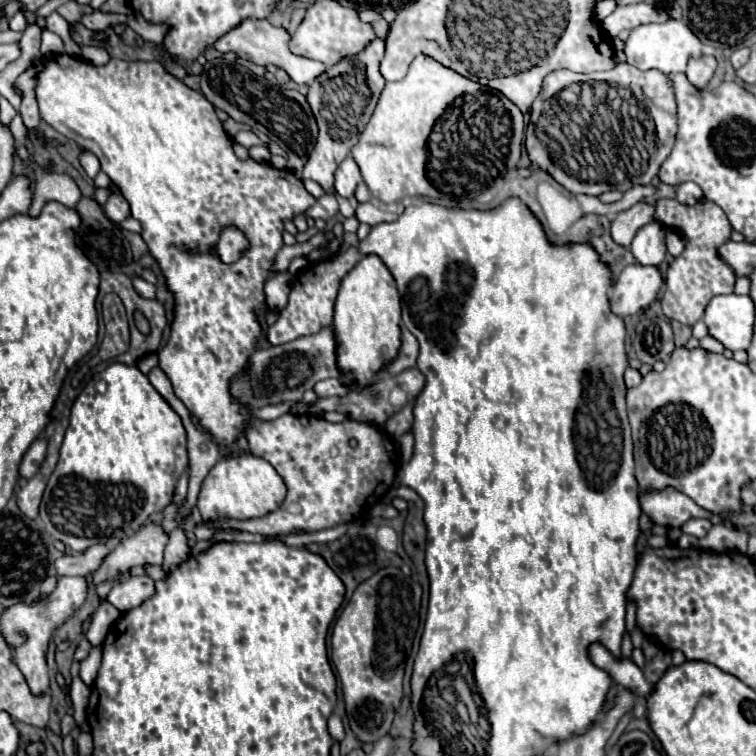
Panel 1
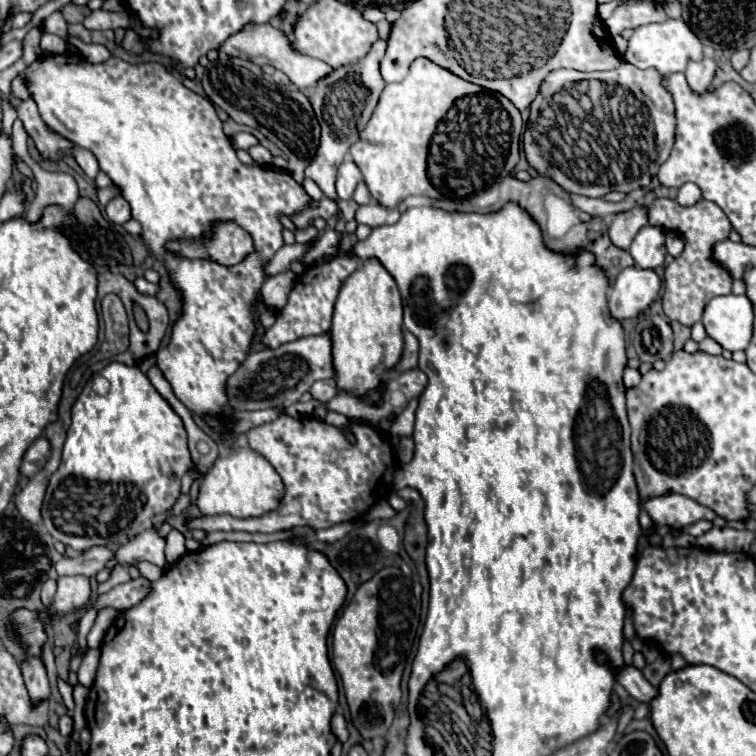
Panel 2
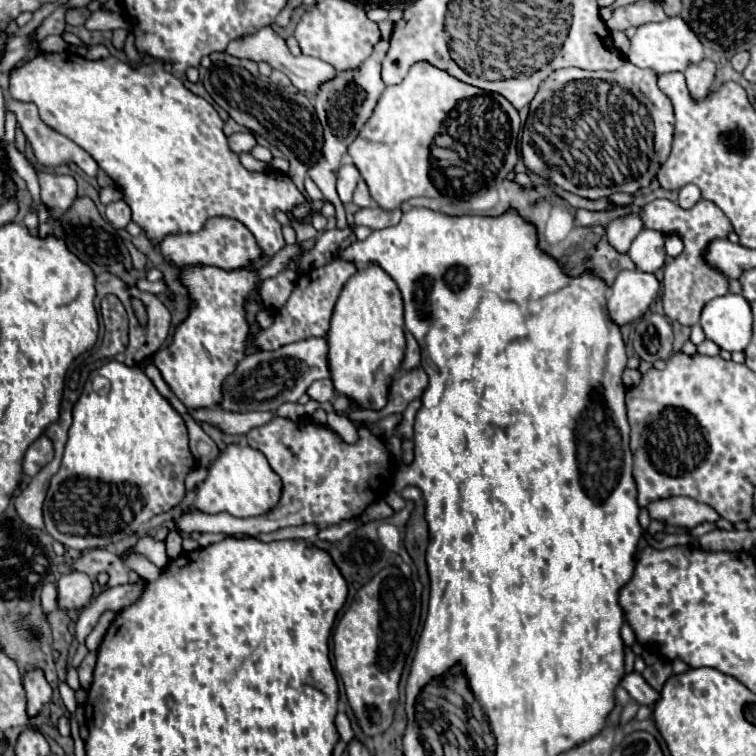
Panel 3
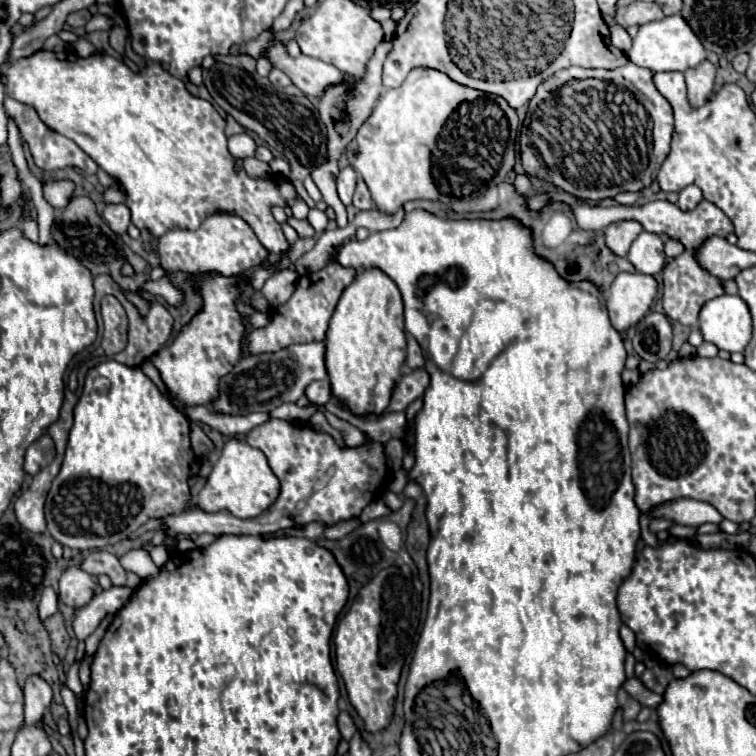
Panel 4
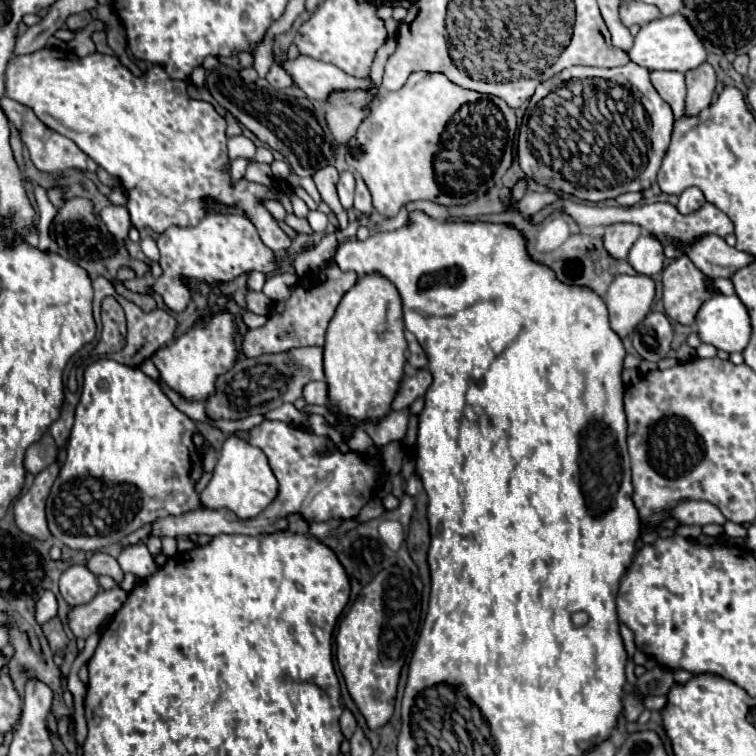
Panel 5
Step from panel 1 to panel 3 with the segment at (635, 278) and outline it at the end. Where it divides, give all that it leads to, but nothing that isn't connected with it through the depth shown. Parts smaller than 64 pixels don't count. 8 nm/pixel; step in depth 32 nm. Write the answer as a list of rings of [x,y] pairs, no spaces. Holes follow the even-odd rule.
[[[624,270],[612,284],[612,300],[608,294],[608,312],[616,326],[626,326],[648,312],[652,300],[658,294],[658,280],[654,274],[640,270]]]

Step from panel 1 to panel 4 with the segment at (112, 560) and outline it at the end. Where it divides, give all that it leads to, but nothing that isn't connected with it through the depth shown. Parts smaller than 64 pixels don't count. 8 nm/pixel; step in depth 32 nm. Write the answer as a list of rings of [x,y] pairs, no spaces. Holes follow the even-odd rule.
[[[146,544],[144,548],[150,552],[150,556],[152,556],[152,560],[156,562],[156,566],[158,566],[158,568],[162,568],[162,566],[164,566],[164,562],[168,560],[168,552],[164,550],[164,546],[158,546],[158,548],[150,548],[150,546]]]

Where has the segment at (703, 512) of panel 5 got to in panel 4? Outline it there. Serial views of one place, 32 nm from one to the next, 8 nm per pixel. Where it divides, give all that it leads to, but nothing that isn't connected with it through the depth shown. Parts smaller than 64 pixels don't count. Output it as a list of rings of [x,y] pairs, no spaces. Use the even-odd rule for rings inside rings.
[[[680,498],[680,500],[668,502],[668,504],[652,510],[652,516],[668,518],[668,520],[672,520],[676,524],[684,524],[684,526],[702,526],[706,522],[720,524],[724,520],[720,516],[720,512],[716,512],[716,508],[712,508],[712,504],[704,504],[704,502],[690,500],[690,498]]]

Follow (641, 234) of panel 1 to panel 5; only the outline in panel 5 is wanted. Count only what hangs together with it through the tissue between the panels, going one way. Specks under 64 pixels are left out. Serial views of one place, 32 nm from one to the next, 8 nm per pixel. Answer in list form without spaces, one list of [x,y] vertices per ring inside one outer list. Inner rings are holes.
[[[642,234],[630,248],[628,262],[638,274],[644,274],[644,276],[654,276],[662,272],[664,252],[662,252],[660,240],[652,234]]]

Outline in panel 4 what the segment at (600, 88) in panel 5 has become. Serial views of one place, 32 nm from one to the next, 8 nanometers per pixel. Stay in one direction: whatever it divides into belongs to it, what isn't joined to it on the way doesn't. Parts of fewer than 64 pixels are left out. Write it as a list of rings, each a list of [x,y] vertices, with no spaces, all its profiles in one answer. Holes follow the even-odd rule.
[[[632,62],[614,70],[580,68],[556,72],[540,84],[530,100],[524,126],[520,130],[520,160],[528,176],[536,176],[580,200],[598,202],[620,192],[640,192],[648,188],[670,150],[674,130],[672,108],[652,84],[652,72]]]

